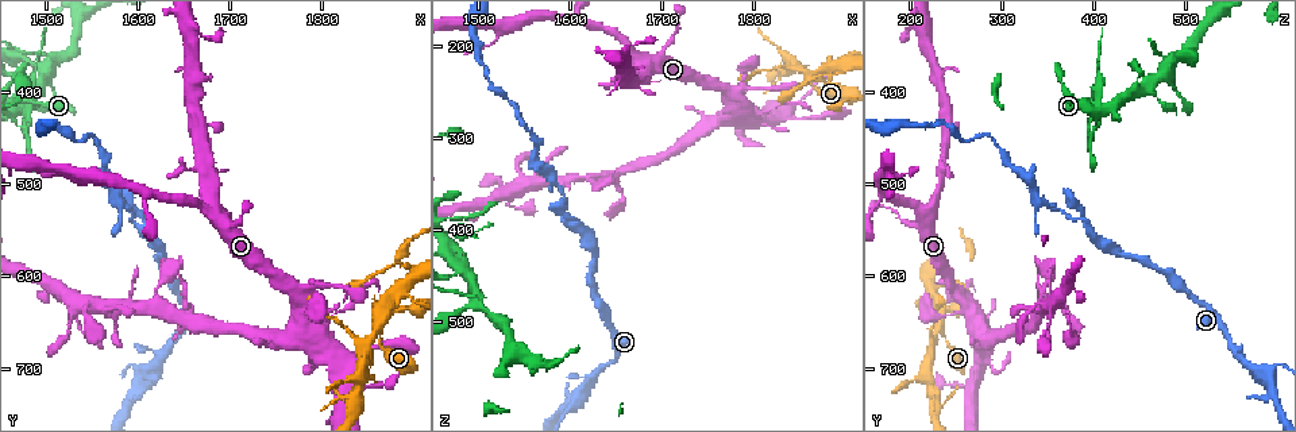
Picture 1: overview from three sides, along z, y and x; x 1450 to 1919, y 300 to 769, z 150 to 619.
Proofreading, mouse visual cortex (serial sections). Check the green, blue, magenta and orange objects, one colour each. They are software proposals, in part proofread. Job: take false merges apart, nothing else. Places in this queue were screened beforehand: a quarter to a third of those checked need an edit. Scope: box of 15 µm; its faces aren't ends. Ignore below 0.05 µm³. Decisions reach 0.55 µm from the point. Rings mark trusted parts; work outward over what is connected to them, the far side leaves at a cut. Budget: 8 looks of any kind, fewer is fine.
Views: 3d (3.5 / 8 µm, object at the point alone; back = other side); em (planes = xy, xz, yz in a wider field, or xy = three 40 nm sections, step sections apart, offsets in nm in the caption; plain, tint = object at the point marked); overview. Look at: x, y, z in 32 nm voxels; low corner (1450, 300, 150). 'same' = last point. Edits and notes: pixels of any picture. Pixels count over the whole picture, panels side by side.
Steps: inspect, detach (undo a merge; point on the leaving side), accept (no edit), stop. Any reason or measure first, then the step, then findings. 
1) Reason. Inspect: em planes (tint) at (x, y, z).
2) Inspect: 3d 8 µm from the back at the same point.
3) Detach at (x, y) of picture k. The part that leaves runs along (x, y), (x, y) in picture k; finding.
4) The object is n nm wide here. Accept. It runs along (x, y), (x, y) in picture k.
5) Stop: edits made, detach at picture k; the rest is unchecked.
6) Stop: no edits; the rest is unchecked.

Thin neck. Inspect: 3d 8 µm at (1865, 655, 230).

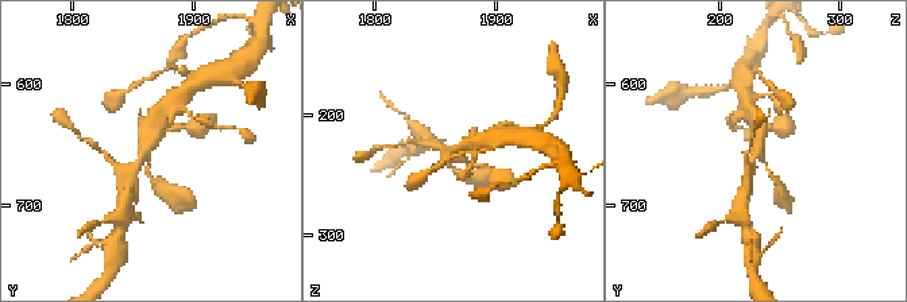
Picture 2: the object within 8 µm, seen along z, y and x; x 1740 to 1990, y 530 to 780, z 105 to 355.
Inspect: 3d 3.5 µm at (1862, 656, 234).

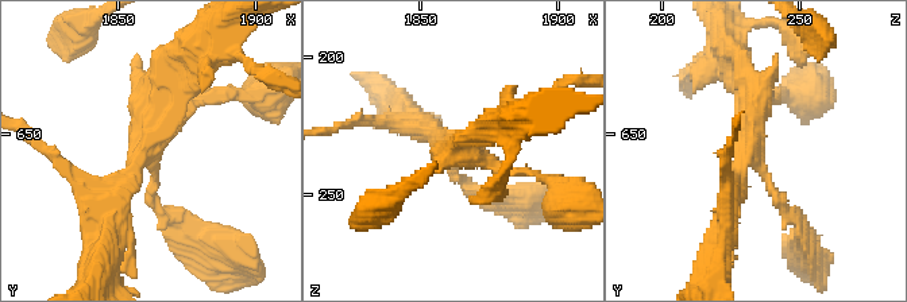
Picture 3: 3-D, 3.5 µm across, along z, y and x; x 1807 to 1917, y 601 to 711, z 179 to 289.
3 arms meet here; the arms are 150, 250, 350 nm wide; shape alone is not enough. Inspect: em xy step 1 (tint) at (1860, 657, 233).

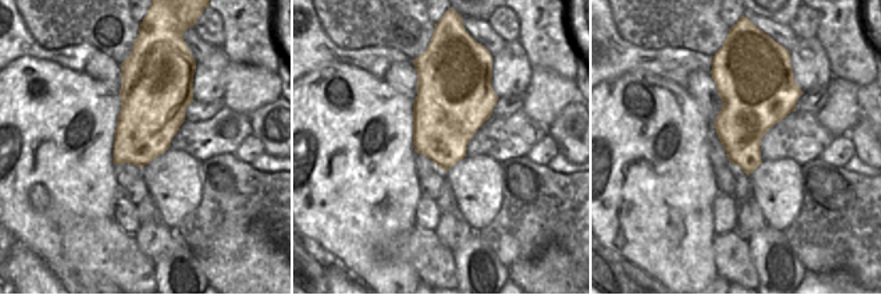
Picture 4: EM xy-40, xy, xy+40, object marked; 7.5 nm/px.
Accept. It runs along (794, 217), (749, 151), (743, 69) in picture 3; continuous, no second cell.

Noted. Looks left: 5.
Calibre changes. Inspect: 3d 3.5 µm at (1780, 630, 260).

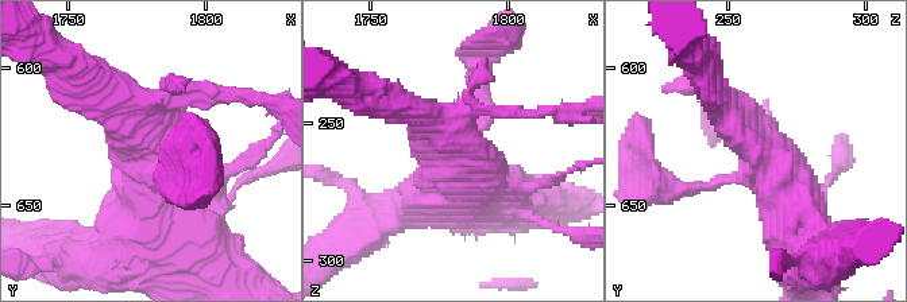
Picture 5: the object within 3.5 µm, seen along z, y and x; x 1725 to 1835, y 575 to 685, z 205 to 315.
Inspect: em xy step 3 (tint) at (1783, 630, 263).

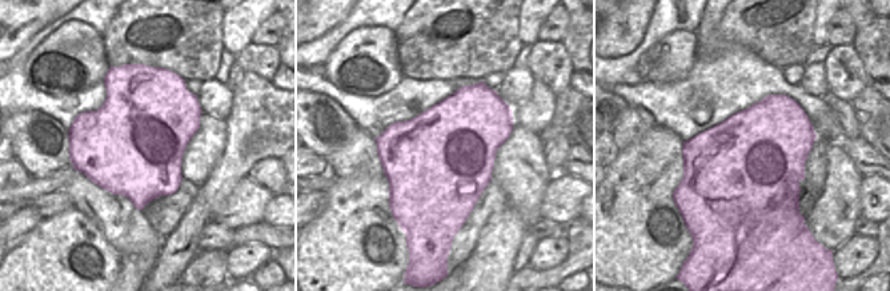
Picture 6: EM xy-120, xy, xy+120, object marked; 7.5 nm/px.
The object is 800 nm wide here. Accept. It runs along (726, 107), (782, 177), (809, 248) in picture 5; continuous, no second cell.

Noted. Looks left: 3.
Sharp bend. Inspect: 3d 8 µm at (1640, 595, 345).

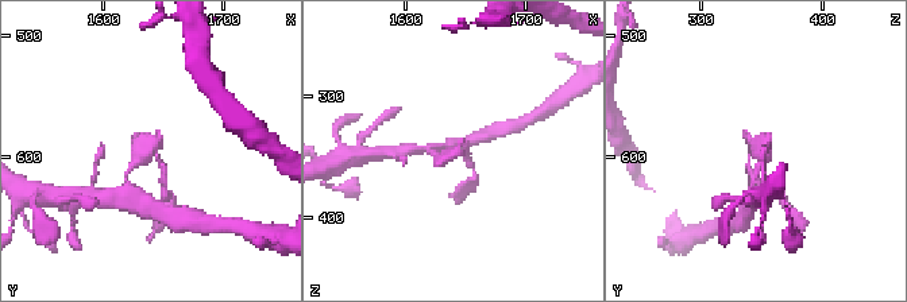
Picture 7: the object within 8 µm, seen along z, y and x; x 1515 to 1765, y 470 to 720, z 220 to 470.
Shape alone is not enough. Inspect: em xy step 3 (tint) at (1640, 596, 348).

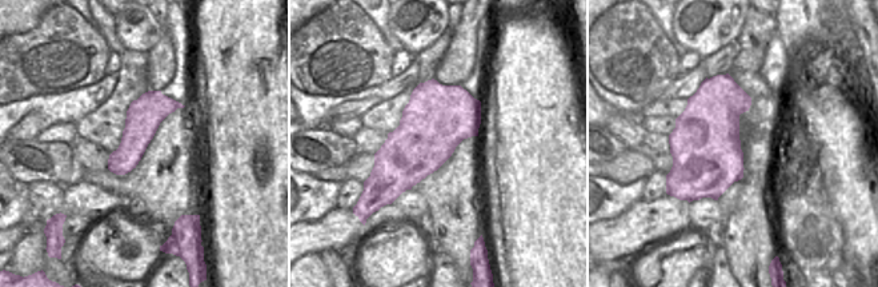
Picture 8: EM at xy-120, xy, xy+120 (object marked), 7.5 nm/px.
Accept. It runs along (429, 150), (466, 150) in picture 7; all the same cell.

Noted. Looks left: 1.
Stop: no edits; the rest is unchecked.

